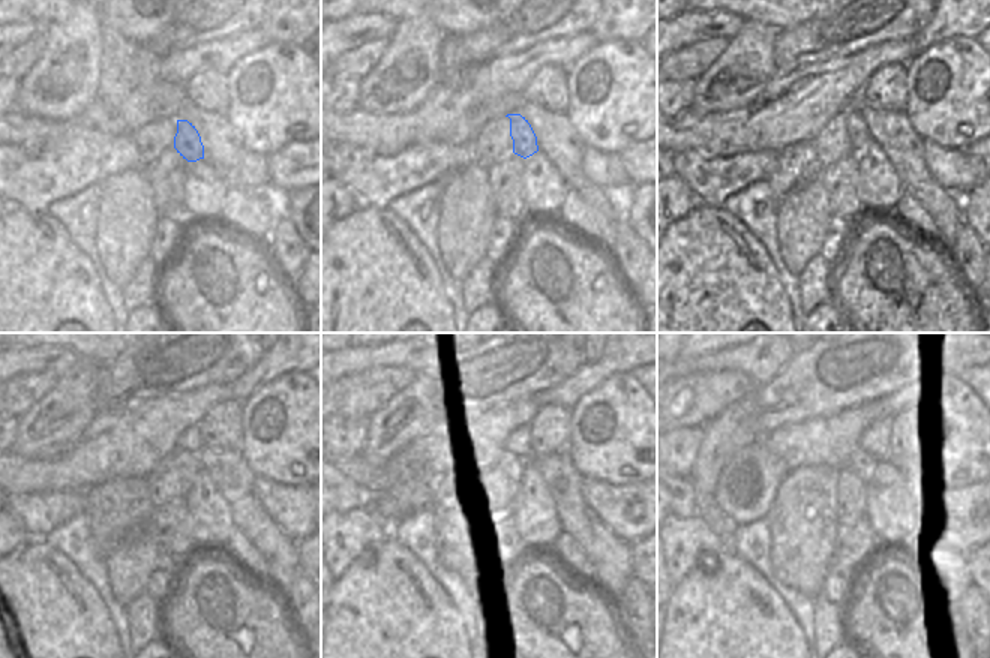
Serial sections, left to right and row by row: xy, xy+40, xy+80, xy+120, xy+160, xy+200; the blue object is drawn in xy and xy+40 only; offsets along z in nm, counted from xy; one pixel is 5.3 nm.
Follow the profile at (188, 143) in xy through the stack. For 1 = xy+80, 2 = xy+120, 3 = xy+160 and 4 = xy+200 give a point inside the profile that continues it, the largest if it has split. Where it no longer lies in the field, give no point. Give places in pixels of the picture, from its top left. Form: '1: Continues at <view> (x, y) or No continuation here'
1: Continues at xy+80 (858, 132)
2: Continues at xy+120 (186, 459)
3: Continues at xy+160 (519, 442)
4: Continues at xy+200 (863, 463).

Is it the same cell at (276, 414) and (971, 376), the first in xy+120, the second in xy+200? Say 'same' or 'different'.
different

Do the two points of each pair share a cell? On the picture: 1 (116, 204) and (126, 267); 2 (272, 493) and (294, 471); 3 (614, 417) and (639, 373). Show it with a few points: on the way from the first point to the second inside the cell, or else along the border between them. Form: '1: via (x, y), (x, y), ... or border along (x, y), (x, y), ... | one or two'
1: via (125, 219), (125, 252) | one
2: border along (255, 475), (284, 484), (305, 486) | two
3: border along (629, 372), (641, 384) | two

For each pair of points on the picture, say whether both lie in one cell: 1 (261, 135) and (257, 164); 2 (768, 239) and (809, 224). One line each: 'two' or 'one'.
1: two
2: two

